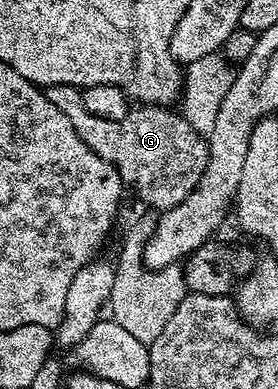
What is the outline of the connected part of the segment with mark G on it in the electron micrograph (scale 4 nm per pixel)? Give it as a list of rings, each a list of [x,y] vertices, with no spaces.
[[[50,84],[45,87],[45,97],[70,122],[76,134],[94,153],[99,154],[106,162],[114,166],[123,183],[136,190],[137,194],[150,206],[165,210],[174,207],[176,194],[170,190],[170,172],[172,164],[166,162],[168,156],[174,154],[192,154],[198,152],[200,146],[196,138],[201,133],[187,122],[179,113],[172,113],[162,106],[147,105],[131,109],[119,121],[106,120],[95,116],[86,109],[82,90],[71,84]]]

